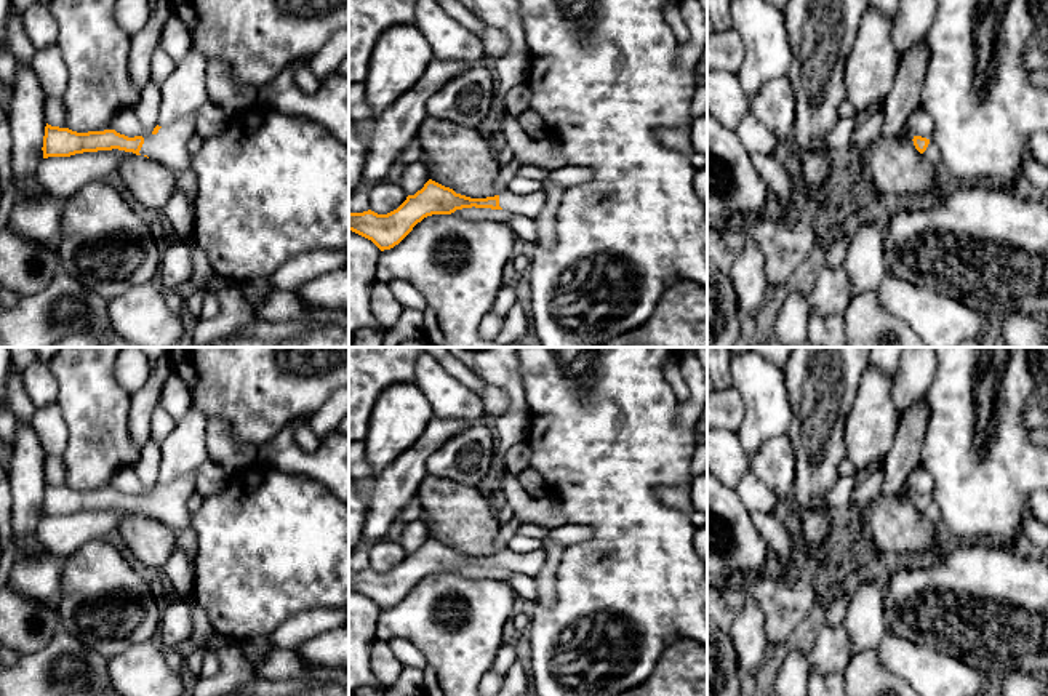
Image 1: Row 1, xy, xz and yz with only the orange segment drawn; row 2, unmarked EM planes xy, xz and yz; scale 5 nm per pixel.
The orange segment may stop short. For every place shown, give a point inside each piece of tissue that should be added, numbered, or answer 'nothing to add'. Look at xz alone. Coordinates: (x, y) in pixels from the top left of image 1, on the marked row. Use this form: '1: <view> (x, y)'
1: xz (530, 205)

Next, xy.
1: xy (168, 146)

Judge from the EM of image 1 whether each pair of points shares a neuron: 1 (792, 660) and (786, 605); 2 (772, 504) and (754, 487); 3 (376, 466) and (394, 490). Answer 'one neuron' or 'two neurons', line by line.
1: two neurons
2: one neuron
3: two neurons

